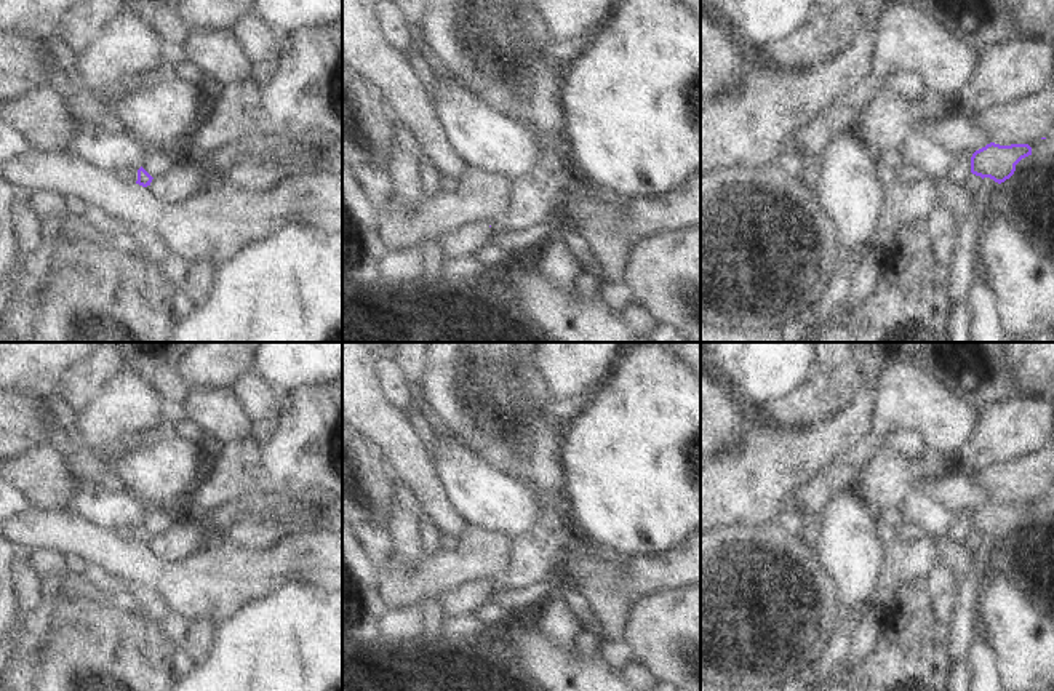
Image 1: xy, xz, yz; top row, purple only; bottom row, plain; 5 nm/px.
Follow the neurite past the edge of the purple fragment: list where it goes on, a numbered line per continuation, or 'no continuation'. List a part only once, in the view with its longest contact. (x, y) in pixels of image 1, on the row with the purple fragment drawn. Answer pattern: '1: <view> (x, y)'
no continuation

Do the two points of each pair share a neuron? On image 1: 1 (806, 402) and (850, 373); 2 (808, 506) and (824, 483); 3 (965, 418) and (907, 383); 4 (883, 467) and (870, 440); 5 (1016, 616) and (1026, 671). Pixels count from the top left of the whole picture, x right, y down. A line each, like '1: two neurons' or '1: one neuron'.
1: one neuron
2: one neuron
3: one neuron
4: two neurons
5: one neuron

